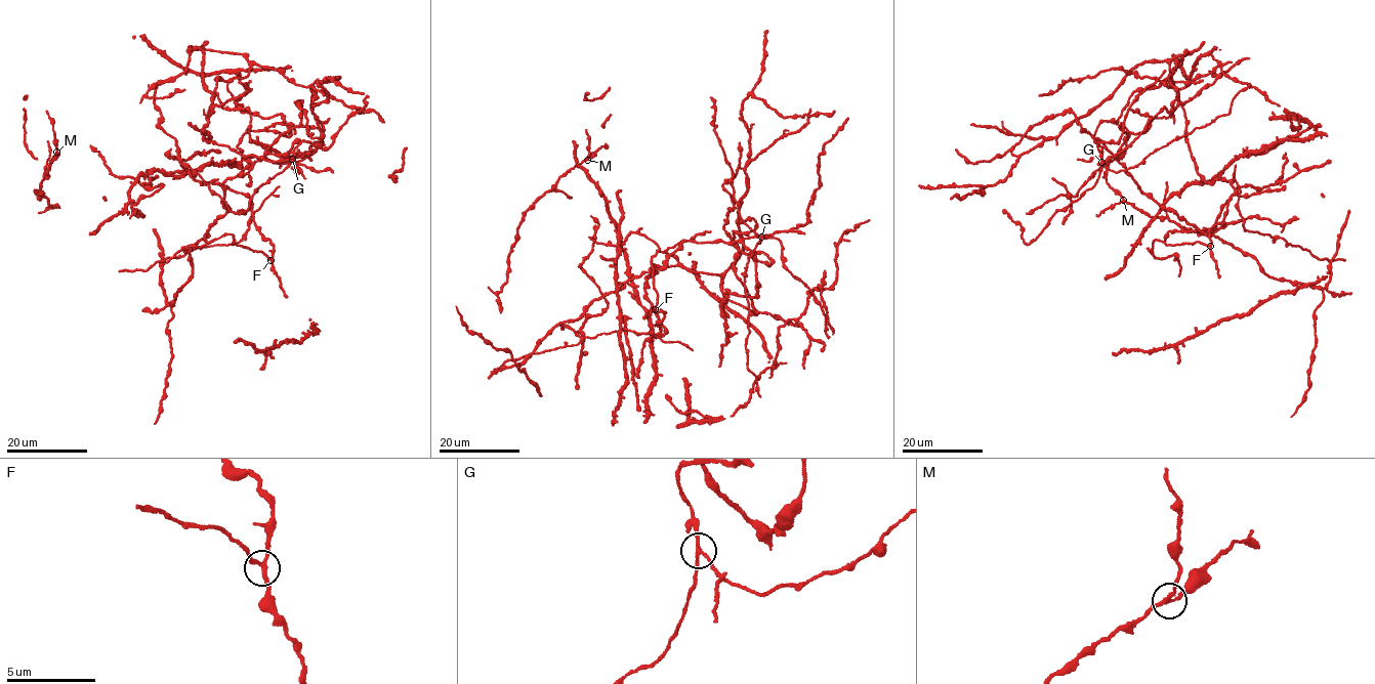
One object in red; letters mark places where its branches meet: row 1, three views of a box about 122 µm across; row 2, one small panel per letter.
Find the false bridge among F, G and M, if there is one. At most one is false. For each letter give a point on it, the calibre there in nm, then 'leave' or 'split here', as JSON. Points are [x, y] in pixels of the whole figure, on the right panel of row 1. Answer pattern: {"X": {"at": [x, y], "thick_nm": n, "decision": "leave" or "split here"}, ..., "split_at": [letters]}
{"F": {"at": [1210, 246], "thick_nm": 180, "decision": "leave"}, "G": {"at": [1101, 162], "thick_nm": 170, "decision": "split here"}, "M": {"at": [1123, 200], "thick_nm": 190, "decision": "leave"}, "split_at": ["G"]}

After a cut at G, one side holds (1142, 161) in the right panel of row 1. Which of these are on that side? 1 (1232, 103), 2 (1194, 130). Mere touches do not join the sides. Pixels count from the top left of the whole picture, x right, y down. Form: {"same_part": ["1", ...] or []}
{"same_part": ["1", "2"]}

